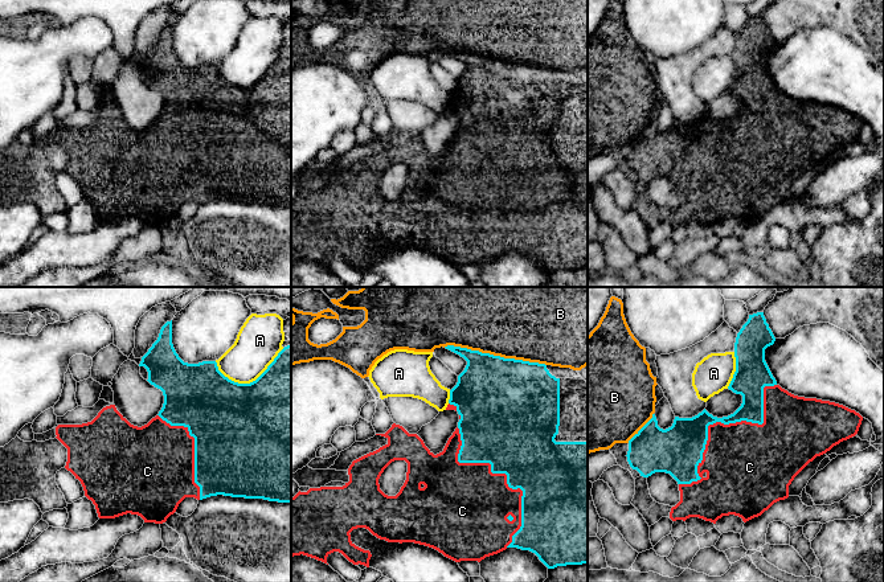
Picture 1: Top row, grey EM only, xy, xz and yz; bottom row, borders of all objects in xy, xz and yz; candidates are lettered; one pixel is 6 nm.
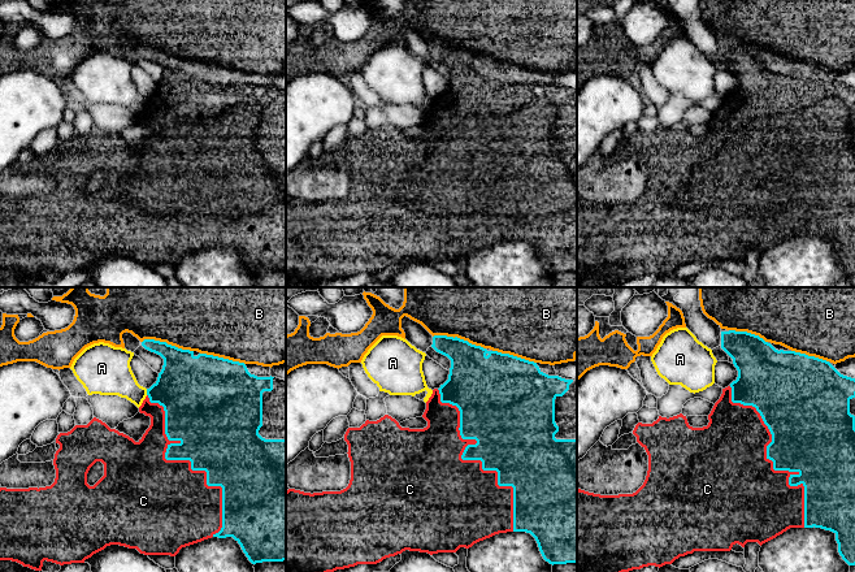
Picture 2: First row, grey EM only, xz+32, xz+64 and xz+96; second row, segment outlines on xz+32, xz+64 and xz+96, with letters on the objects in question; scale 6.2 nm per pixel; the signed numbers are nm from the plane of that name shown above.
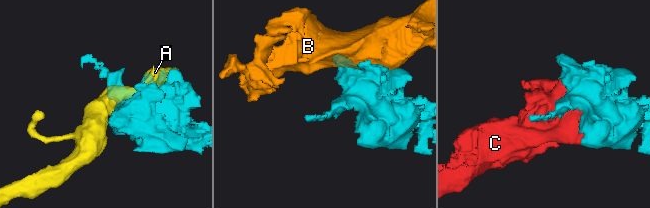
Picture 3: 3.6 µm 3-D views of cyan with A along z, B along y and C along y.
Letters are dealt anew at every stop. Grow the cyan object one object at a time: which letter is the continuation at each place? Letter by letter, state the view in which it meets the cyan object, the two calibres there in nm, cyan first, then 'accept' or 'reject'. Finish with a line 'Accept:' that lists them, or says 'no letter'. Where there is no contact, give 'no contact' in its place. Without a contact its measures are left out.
A: meets cyan in xy; 500 nm thick on the cyan side, 260 nm on the other; reject
B: meets cyan in xz; 480 nm thick on the cyan side, 480 nm on the other; reject
C: meets cyan in yz; 240 nm thick on the cyan side, 440 nm on the other; accept
Accept: C

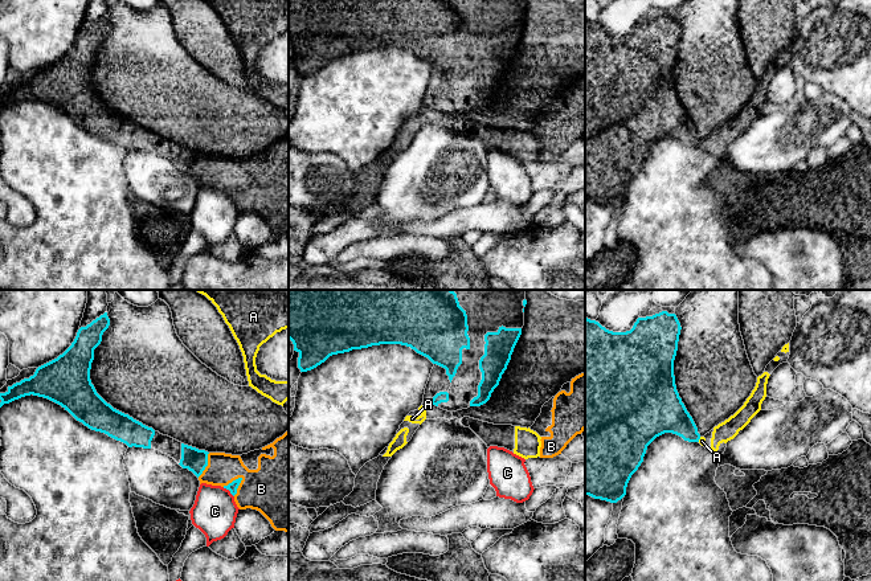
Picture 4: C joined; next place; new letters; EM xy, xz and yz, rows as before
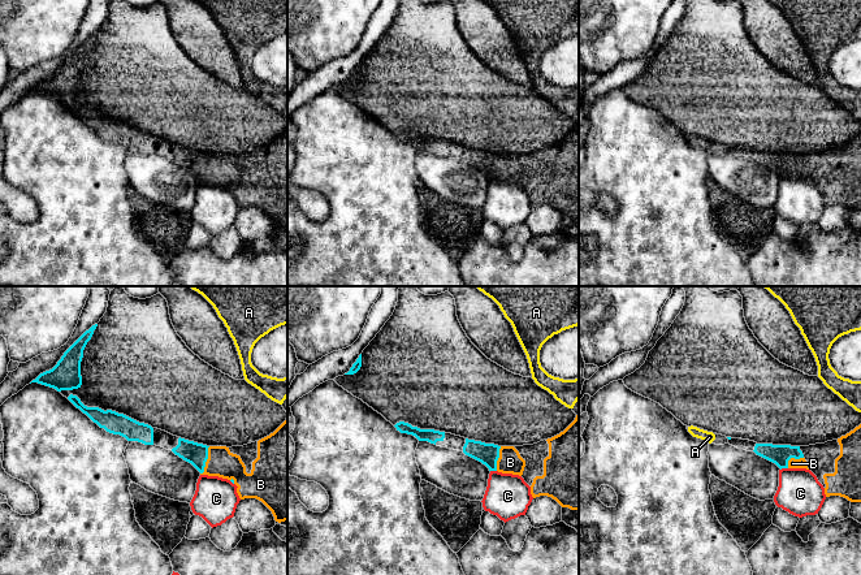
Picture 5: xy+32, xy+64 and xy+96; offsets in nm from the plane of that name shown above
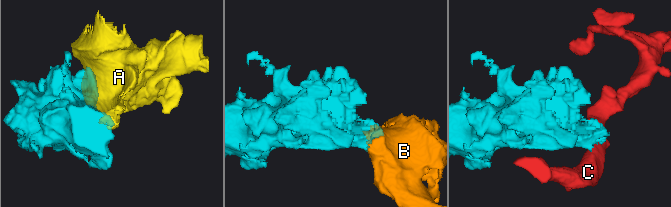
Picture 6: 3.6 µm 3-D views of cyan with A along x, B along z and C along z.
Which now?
A: meets cyan in yz; 220 nm thick on the cyan side, 50 nm on the other; reject
B: meets cyan in xy; 60 nm thick on the cyan side, 320 nm on the other; accept
C: meets cyan in xy; 60 nm thick on the cyan side, 260 nm on the other; reject
Accept: B

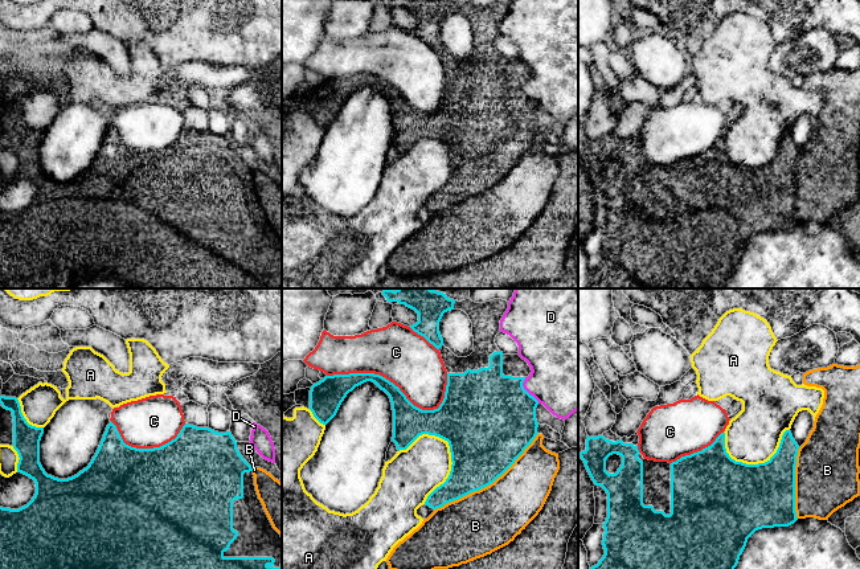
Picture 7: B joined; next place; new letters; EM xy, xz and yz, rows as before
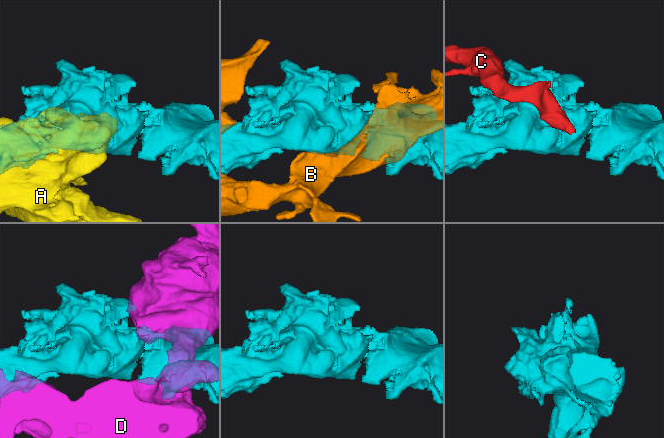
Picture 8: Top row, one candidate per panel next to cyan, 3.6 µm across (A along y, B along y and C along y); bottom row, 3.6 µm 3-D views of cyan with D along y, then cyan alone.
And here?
A: meets cyan in xz; 440 nm thick on the cyan side, 320 nm on the other; reject
B: meets cyan in xz; 420 nm thick on the cyan side, 380 nm on the other; reject
C: meets cyan in xz; 200 nm thick on the cyan side, 340 nm on the other; reject
D: meets cyan in xz; 500 nm thick on the cyan side, 400 nm on the other; reject
Accept: no letter

